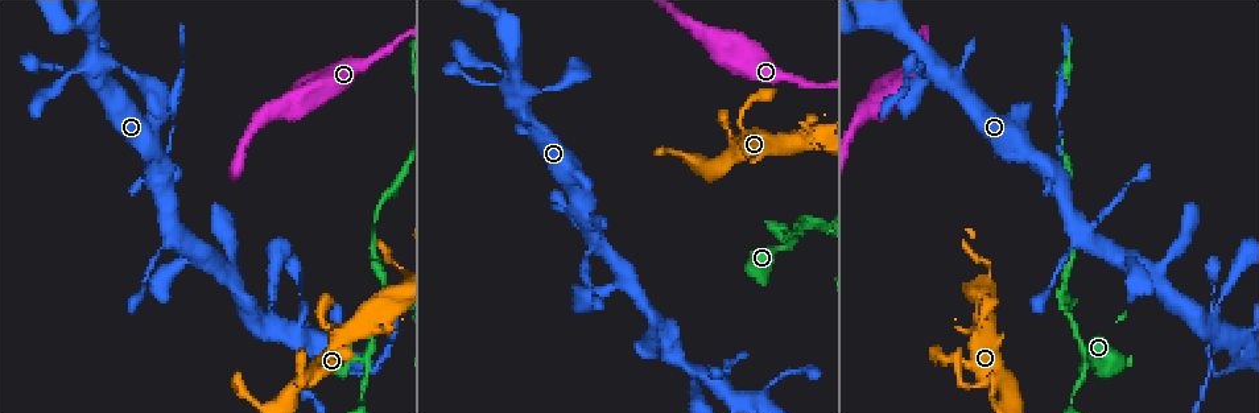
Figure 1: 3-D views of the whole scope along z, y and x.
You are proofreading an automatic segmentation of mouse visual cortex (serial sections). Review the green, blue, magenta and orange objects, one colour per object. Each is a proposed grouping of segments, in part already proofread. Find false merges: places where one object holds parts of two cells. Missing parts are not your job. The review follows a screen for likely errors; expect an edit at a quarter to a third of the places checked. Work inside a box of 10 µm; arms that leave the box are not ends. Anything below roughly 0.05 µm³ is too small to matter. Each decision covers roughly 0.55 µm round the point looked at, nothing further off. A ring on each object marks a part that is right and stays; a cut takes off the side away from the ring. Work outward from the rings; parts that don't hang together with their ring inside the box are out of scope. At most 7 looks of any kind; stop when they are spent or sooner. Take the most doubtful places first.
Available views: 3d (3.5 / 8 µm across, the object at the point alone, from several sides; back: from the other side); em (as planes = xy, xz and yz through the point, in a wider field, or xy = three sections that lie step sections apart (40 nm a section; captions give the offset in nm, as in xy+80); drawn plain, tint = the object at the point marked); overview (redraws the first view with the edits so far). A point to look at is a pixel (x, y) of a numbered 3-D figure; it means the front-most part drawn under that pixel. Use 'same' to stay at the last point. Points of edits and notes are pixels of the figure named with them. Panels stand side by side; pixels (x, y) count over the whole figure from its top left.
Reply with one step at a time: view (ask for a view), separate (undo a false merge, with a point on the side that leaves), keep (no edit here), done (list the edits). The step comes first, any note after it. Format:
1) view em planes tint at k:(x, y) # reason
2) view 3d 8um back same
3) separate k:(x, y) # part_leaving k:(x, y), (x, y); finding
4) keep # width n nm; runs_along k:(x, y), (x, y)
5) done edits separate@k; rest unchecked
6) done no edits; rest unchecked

view 3d 3.5um at 1:(1063, 301)

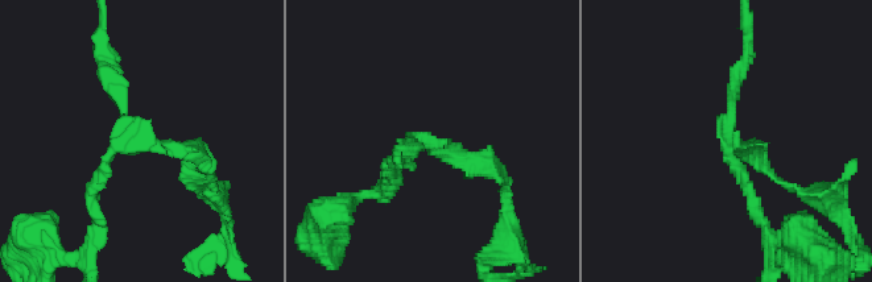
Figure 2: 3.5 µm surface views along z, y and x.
view em xy step 3 tint at 2:(725, 145) # now the EM

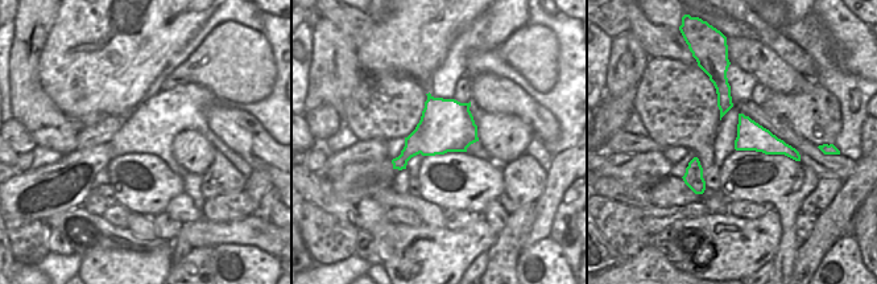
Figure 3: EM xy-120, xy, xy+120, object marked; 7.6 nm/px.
view em planes tint same # cut it another way

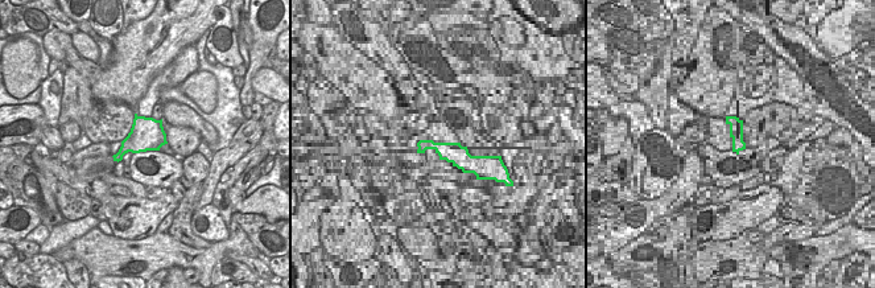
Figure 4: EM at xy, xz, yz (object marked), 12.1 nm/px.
separate 2:(466, 156) # arms 3; arm_widths 150, 150, 150 nm; border 4:(128, 138), (131, 151); two cells meet here

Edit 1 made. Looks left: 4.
view overview

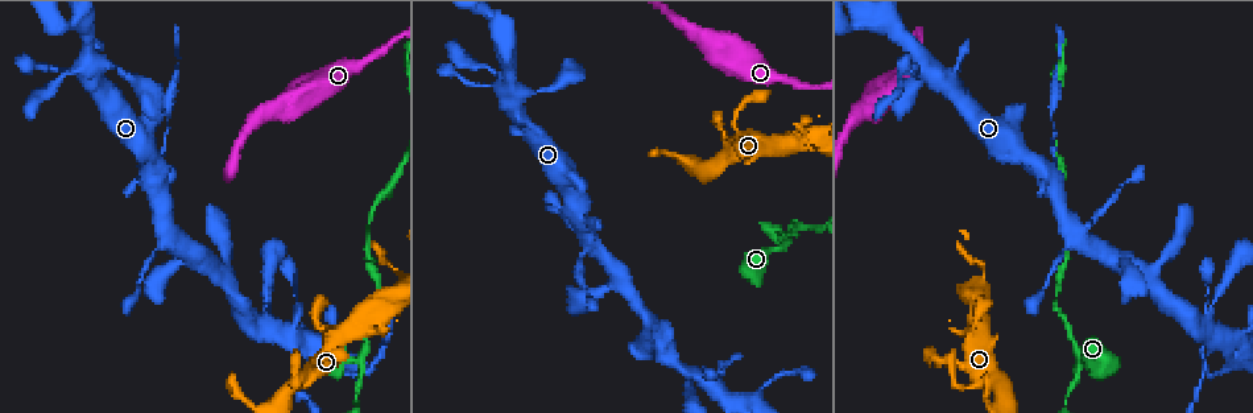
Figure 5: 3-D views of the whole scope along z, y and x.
view em xy step 1 tint at 5:(1050, 164) # two arms in line, one across

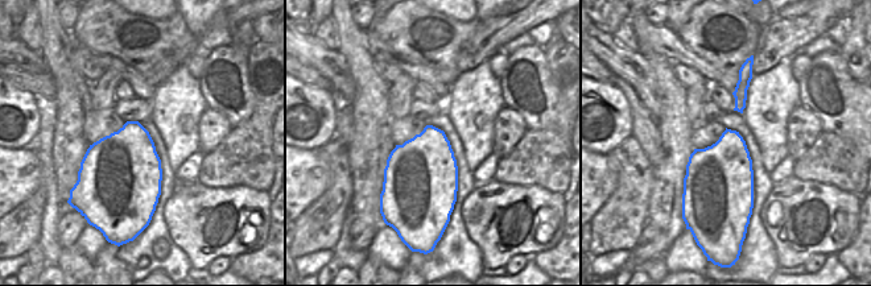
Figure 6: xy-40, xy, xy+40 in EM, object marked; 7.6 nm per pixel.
view 3d 3.5um same

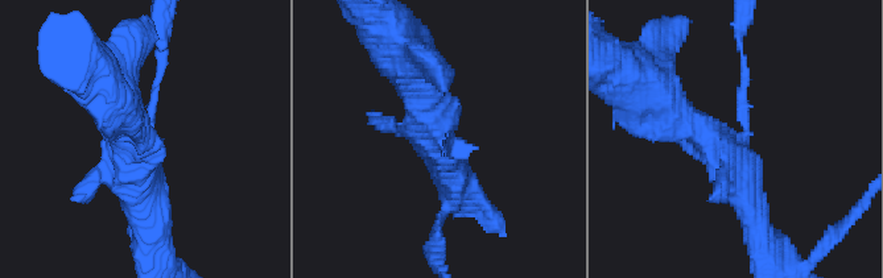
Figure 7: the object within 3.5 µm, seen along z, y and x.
keep # width 500 nm; runs_along 7:(667, 99), (731, 164), (758, 233); continuous, no second cell

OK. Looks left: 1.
done edits separate@2; rest unchecked

